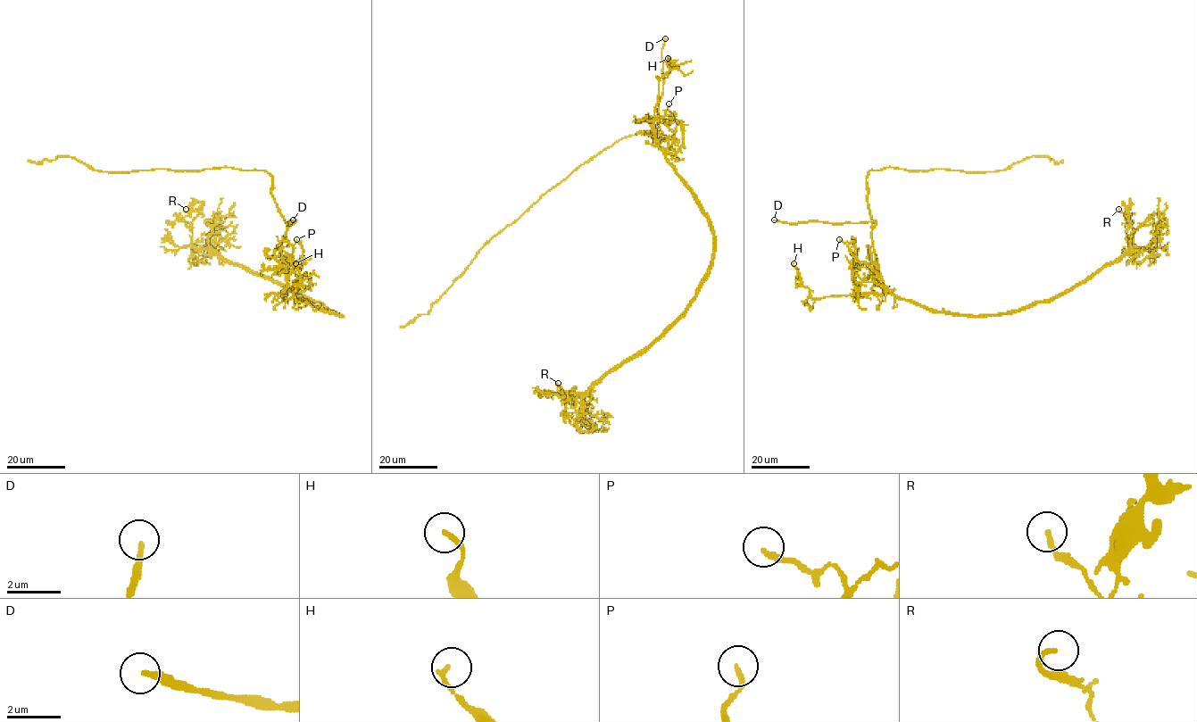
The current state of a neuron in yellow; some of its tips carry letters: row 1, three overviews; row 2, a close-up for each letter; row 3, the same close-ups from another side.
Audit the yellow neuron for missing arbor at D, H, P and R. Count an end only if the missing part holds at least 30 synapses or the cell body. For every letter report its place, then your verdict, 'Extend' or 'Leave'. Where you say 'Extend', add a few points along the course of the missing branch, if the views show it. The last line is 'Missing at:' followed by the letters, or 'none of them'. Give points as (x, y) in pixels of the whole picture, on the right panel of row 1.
D: Place: (774, 219). Extend
H: Place: (793, 263). Leave
P: Place: (839, 239). Leave
R: Place: (1118, 209). Leave
Missing at: D

